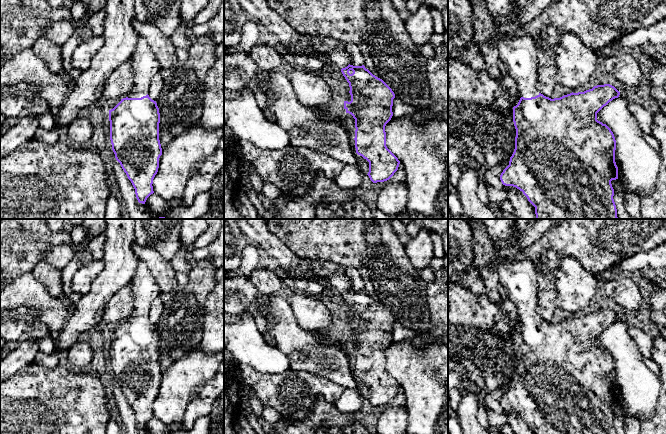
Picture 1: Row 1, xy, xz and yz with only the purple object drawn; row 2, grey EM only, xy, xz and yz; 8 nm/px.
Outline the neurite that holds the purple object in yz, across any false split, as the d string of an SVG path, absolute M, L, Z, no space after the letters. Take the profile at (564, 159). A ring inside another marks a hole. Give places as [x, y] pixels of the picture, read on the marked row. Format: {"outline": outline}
{"outline": "M513 37L510 39L501 39L496 45L500 60L506 64L507 73L515 80L517 89L521 98L516 106L513 107L513 122L516 129L515 149L510 157L509 165L500 175L500 180L505 186L513 186L523 192L528 201L535 207L536 219L618 219L617 209L613 199L614 189L611 181L618 179L618 167L615 162L616 140L611 129L597 120L597 113L610 101L618 98L620 92L610 84L597 85L584 92L570 93L560 98L551 99L541 94L537 89L537 69L538 48L533 42L524 37Z"}

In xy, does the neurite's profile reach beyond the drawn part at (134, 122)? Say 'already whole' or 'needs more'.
needs more

